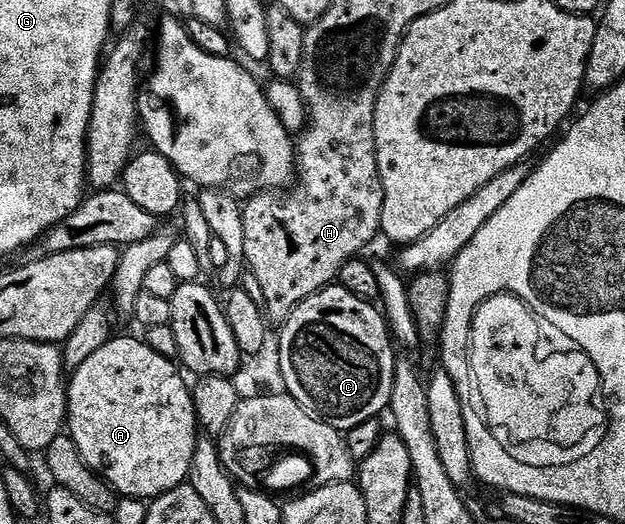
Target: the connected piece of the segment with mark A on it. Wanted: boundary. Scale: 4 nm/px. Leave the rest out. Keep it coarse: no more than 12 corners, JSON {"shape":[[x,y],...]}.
{"shape":[[112,336],[70,374],[69,436],[120,498],[190,478],[175,361]]}

